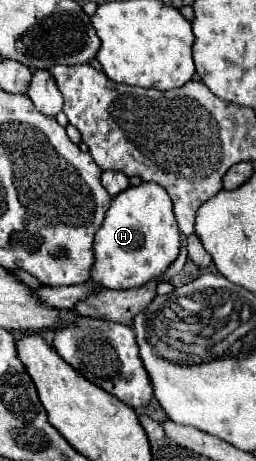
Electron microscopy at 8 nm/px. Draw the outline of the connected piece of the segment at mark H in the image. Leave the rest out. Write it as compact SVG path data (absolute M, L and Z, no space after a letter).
M139 183L135 187L127 187L117 197L113 197L105 221L101 229L95 233L95 245L93 245L95 265L91 277L105 289L141 287L163 275L173 265L173 261L179 255L179 247L181 247L181 233L173 215L173 201L169 193L157 183Z

